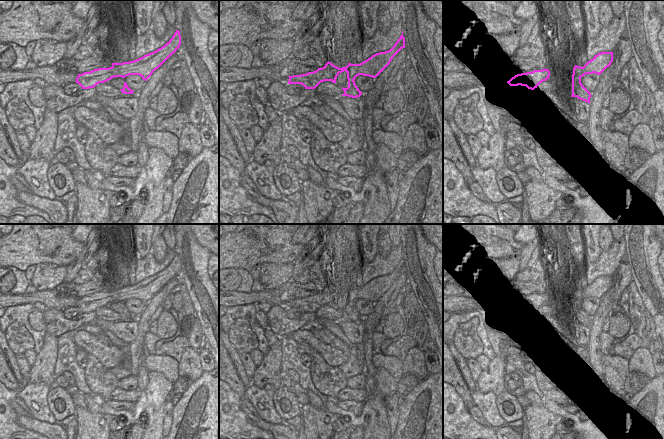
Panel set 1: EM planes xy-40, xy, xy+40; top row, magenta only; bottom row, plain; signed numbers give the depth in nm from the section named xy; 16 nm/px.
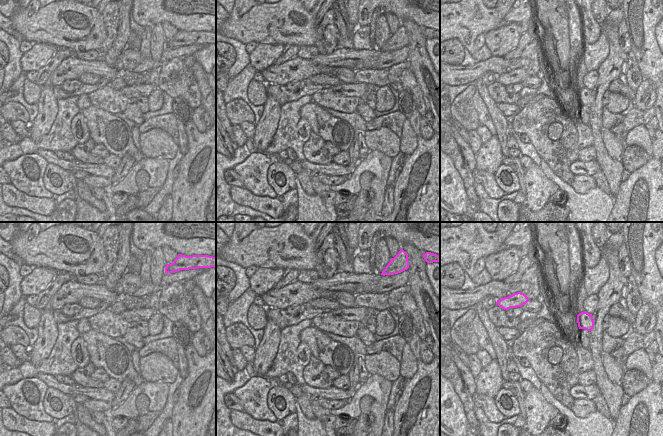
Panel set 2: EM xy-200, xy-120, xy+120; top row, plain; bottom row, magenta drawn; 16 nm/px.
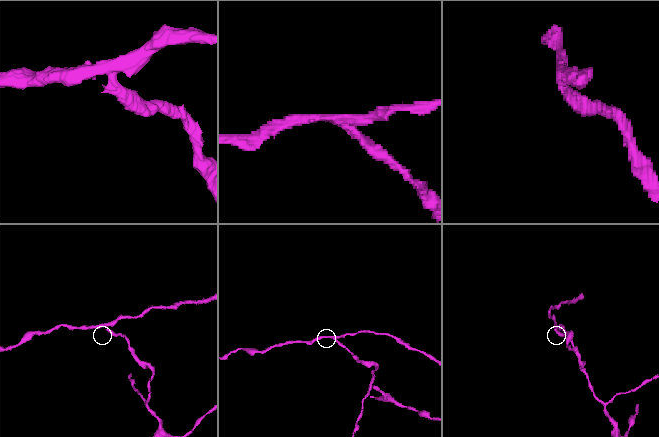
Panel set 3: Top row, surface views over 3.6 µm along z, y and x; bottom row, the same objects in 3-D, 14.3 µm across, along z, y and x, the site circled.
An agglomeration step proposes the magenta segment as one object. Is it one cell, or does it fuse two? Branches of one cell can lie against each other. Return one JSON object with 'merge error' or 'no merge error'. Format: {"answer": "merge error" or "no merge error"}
{"answer": "merge error"}

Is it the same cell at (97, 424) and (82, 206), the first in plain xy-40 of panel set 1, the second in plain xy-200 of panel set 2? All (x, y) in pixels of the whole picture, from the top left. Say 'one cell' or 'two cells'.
one cell

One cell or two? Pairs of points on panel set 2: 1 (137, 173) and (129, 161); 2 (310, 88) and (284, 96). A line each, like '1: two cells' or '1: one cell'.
1: two cells
2: one cell

